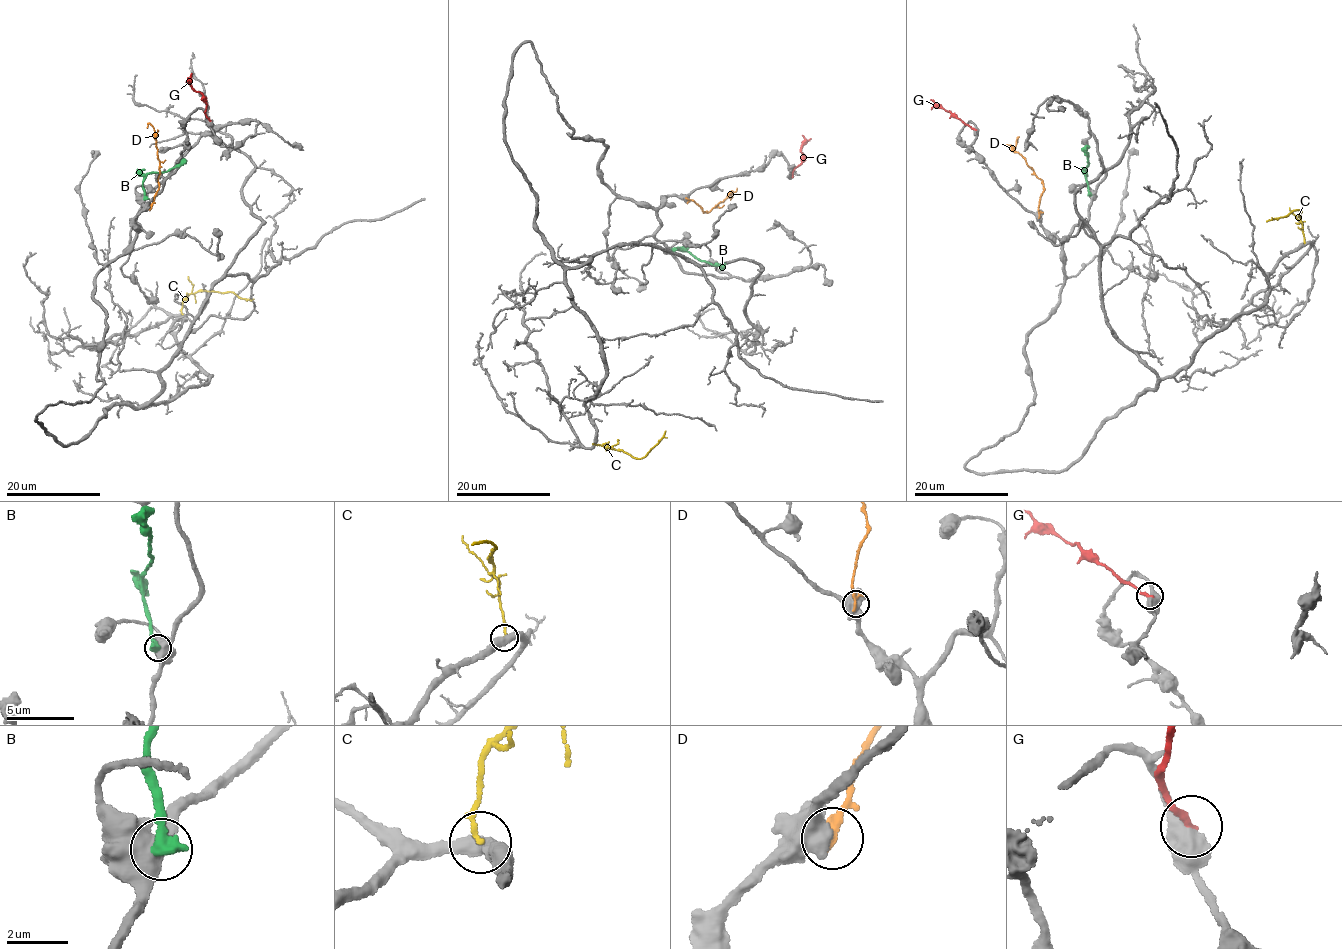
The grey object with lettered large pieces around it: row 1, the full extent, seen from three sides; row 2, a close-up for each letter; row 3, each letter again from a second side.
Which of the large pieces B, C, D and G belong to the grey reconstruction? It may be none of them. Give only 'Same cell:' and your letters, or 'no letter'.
Same cell: C

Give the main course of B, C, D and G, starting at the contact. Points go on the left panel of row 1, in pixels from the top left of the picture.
B: (144, 199), (142, 181), (147, 174), (162, 173), (187, 160)
C: (182, 314), (182, 301), (197, 291), (231, 292), (252, 300)
D: (151, 207), (158, 189), (159, 167), (154, 128), (150, 124), (147, 128)
G: (209, 120), (205, 114), (207, 104), (203, 96), (192, 88), (189, 81), (192, 73)

